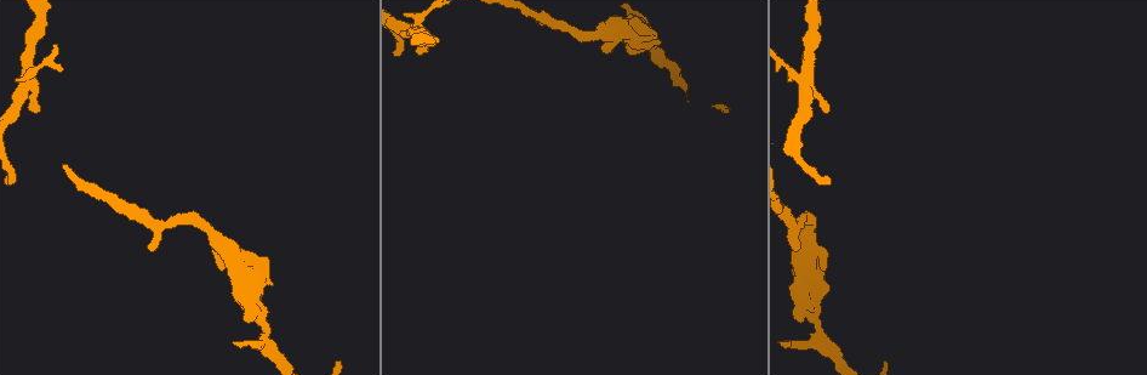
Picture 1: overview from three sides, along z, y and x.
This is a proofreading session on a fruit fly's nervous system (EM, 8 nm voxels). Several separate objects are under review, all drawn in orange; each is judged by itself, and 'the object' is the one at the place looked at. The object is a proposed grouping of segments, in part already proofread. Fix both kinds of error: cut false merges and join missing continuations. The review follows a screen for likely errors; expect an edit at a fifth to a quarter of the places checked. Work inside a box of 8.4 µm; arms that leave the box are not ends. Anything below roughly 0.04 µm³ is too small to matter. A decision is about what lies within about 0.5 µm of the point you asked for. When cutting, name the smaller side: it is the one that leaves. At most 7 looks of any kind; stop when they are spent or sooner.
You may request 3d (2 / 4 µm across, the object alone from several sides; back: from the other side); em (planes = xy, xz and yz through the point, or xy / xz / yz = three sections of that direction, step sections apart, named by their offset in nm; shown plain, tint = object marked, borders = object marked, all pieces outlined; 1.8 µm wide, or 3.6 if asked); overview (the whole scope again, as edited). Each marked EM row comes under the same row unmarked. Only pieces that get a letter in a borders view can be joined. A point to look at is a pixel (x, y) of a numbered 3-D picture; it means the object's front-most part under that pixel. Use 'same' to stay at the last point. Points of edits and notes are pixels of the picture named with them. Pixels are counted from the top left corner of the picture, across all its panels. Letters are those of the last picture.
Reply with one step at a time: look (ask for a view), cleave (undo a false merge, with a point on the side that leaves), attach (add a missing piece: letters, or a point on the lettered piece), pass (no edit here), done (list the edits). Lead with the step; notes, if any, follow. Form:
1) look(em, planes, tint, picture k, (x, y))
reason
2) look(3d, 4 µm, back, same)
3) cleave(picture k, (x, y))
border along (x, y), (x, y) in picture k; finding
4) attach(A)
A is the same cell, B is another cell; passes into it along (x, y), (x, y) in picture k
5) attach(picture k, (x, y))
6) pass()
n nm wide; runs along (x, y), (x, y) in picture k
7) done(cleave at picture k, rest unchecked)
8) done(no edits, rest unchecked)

look(em, planes, borders, picture 1, (152, 251))
an open end

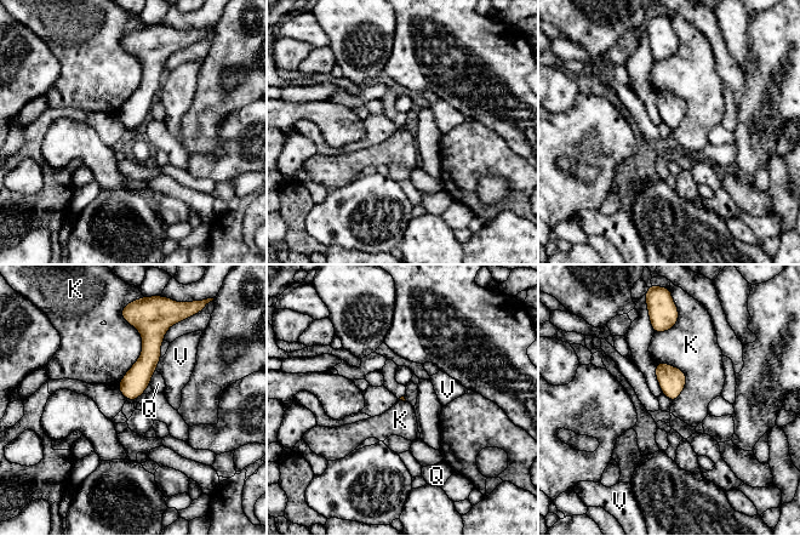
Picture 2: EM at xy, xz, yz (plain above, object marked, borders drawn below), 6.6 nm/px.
pass()
K, Q and V are other cells; border along (123, 317), (141, 354), (116, 385) in picture 2; no lettered piece goes on from it

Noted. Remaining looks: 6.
look(em, xy, step 8, tint, picture 1, (222, 268))

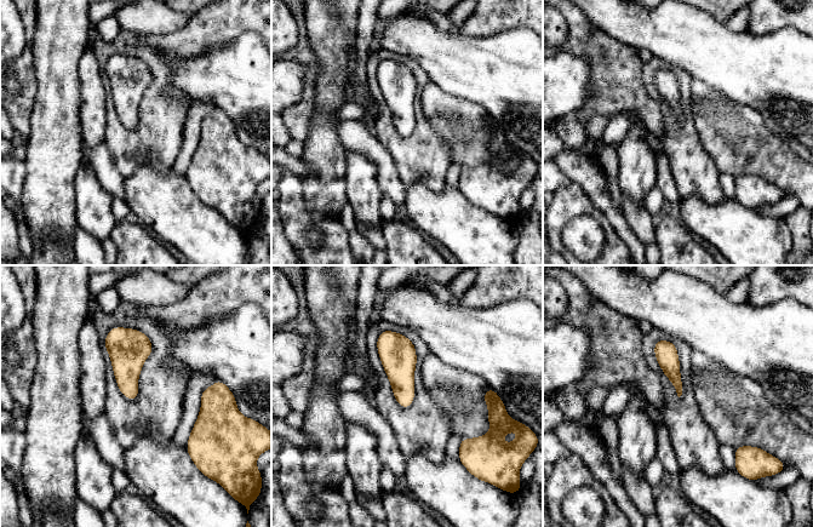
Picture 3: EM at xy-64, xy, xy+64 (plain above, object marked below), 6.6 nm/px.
look(em, planes, borders, same)

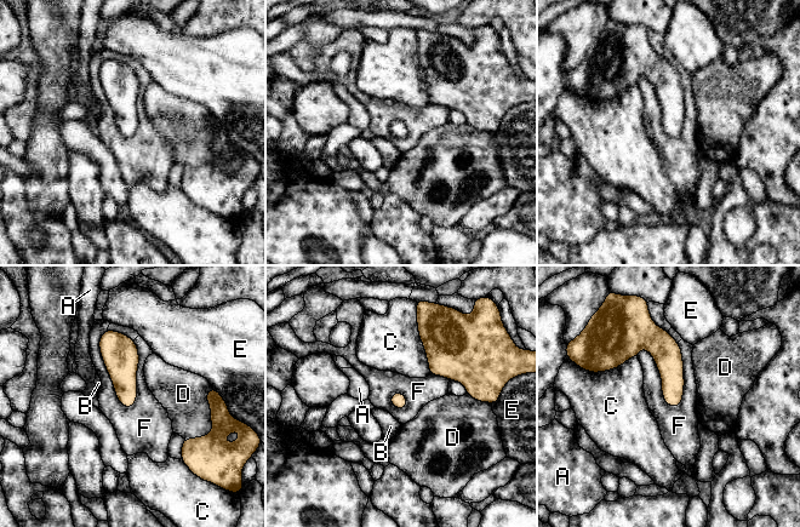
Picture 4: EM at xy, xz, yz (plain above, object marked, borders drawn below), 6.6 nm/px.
pass()
A, B, C, D, E and F are other cells; runs along (655, 331), (668, 355), (674, 404) in picture 4; no lettered piece goes on from it

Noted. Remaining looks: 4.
look(3d, 4 µm, picture 1, (410, 34))
side arm on a straight run

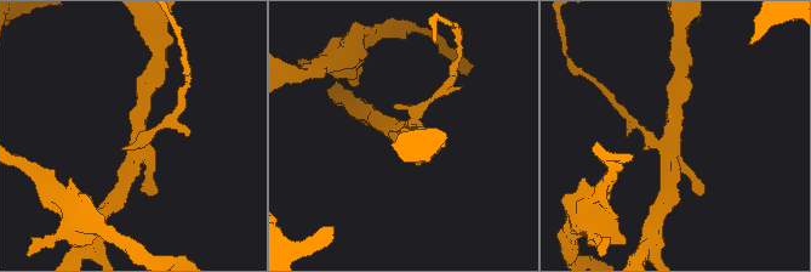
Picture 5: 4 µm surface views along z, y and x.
look(em, planes, borders, picture 5, (673, 139))
need the tissue

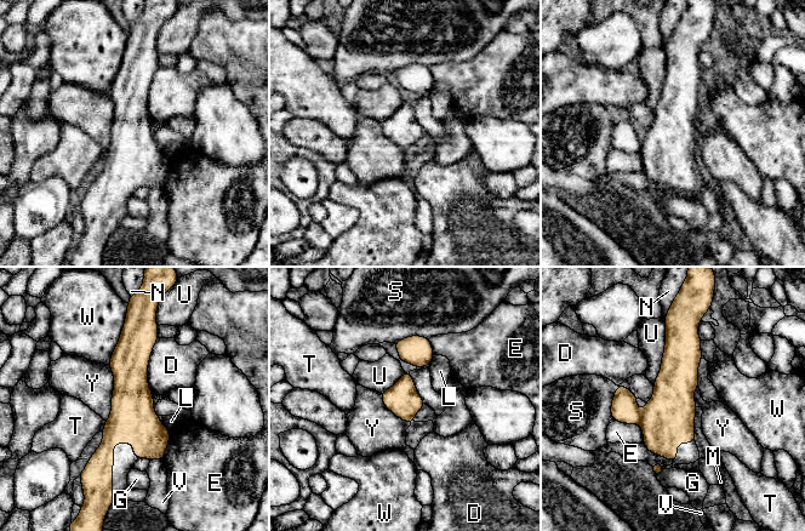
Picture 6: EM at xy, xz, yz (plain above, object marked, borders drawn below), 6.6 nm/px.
cleave(picture 6, (624, 410))
D, E, G, L, M, N, S, T, U, V, W and Y are other cells; border along (641, 411), (641, 421), (639, 423) in picture 6; a second cell is stuck on

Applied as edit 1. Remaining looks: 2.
done(cleave at picture 6, rest unchecked)

